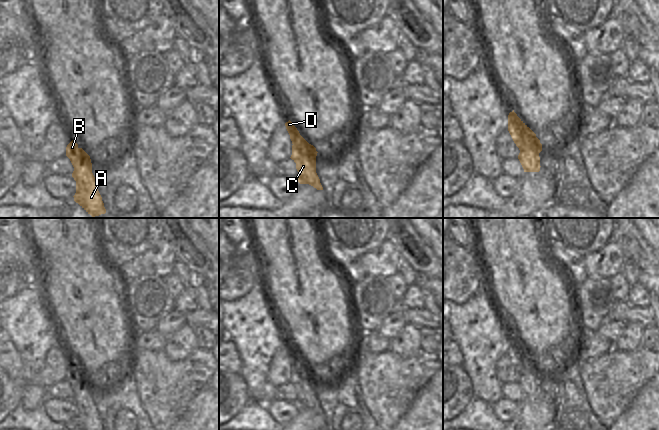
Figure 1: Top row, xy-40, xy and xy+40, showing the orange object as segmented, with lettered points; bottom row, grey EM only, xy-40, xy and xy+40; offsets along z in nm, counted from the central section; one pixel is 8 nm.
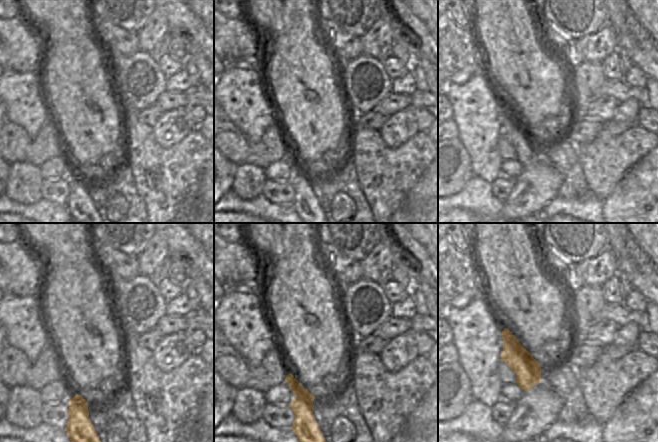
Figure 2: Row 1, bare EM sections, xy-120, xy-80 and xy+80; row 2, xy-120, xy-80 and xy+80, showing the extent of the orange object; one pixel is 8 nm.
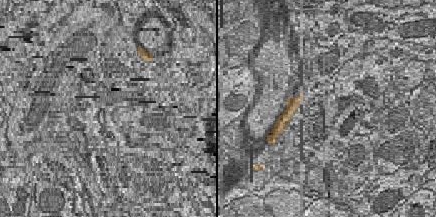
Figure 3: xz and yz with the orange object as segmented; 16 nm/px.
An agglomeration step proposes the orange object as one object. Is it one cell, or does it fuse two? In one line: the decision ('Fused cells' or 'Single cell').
Single cell.

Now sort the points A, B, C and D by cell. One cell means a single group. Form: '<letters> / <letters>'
A B C D

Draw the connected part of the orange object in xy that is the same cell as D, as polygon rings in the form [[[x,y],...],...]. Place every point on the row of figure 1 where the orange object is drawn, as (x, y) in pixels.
[[[289,120],[285,123],[292,141],[291,159],[296,163],[298,175],[296,179],[300,184],[309,184],[317,190],[323,190],[320,179],[316,173],[316,148],[309,144]]]

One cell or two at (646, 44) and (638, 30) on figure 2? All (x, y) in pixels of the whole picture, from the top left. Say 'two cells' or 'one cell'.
one cell

